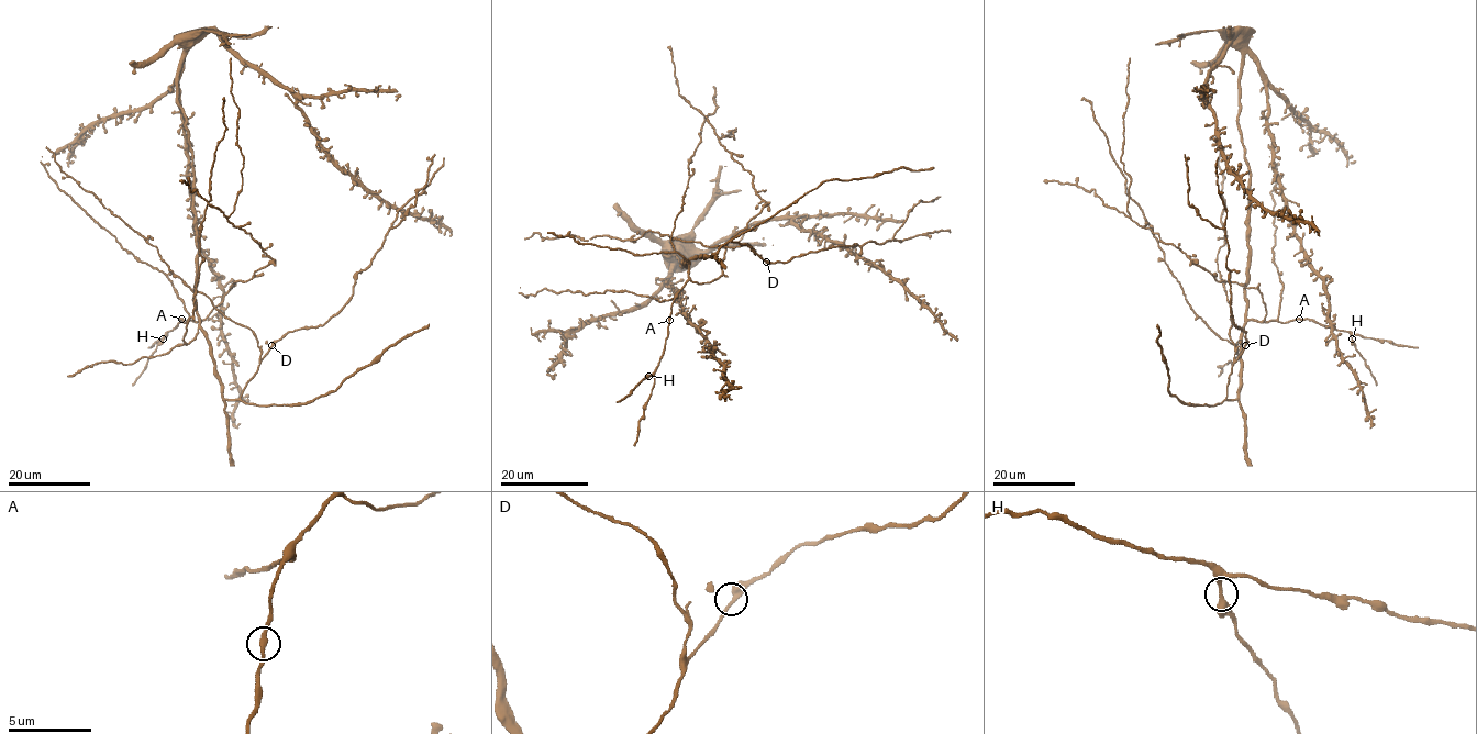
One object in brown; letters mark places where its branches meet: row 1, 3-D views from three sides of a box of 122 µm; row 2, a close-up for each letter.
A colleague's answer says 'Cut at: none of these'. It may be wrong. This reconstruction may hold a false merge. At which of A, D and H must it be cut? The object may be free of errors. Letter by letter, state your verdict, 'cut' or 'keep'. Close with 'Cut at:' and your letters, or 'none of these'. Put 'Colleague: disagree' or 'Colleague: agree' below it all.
A: keep
D: keep
H: keep
Cut at: none of these
Colleague: agree

